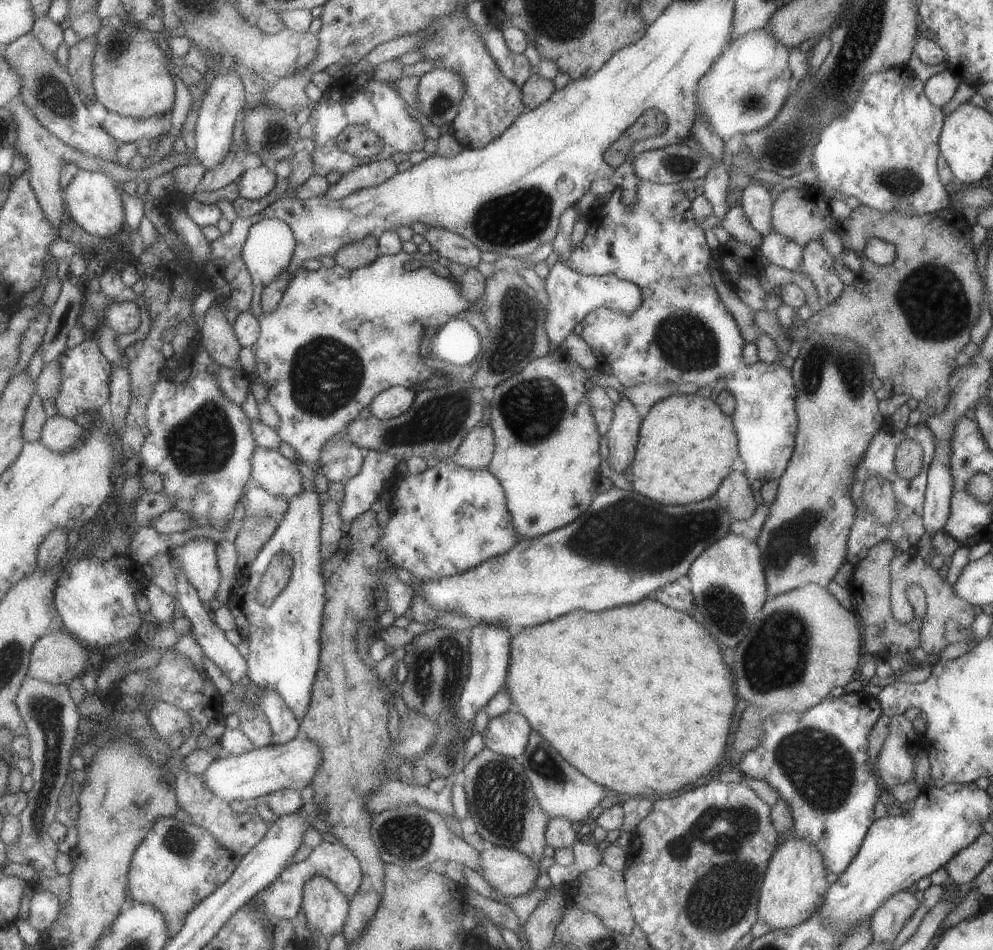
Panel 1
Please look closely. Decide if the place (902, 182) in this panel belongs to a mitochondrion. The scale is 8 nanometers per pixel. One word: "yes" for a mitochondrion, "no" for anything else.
yes

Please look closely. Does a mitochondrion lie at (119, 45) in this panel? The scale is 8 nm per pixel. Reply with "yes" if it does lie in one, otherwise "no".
yes

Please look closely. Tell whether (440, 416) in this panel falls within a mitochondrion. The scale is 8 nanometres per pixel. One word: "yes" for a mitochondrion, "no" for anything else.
yes

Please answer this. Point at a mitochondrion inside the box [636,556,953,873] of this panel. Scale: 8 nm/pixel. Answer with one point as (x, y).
(820, 768)

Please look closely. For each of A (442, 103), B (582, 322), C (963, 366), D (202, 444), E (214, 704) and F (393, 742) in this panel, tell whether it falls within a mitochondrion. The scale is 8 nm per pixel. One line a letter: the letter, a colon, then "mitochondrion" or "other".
A: mitochondrion
B: other
C: other
D: mitochondrion
E: other
F: other

